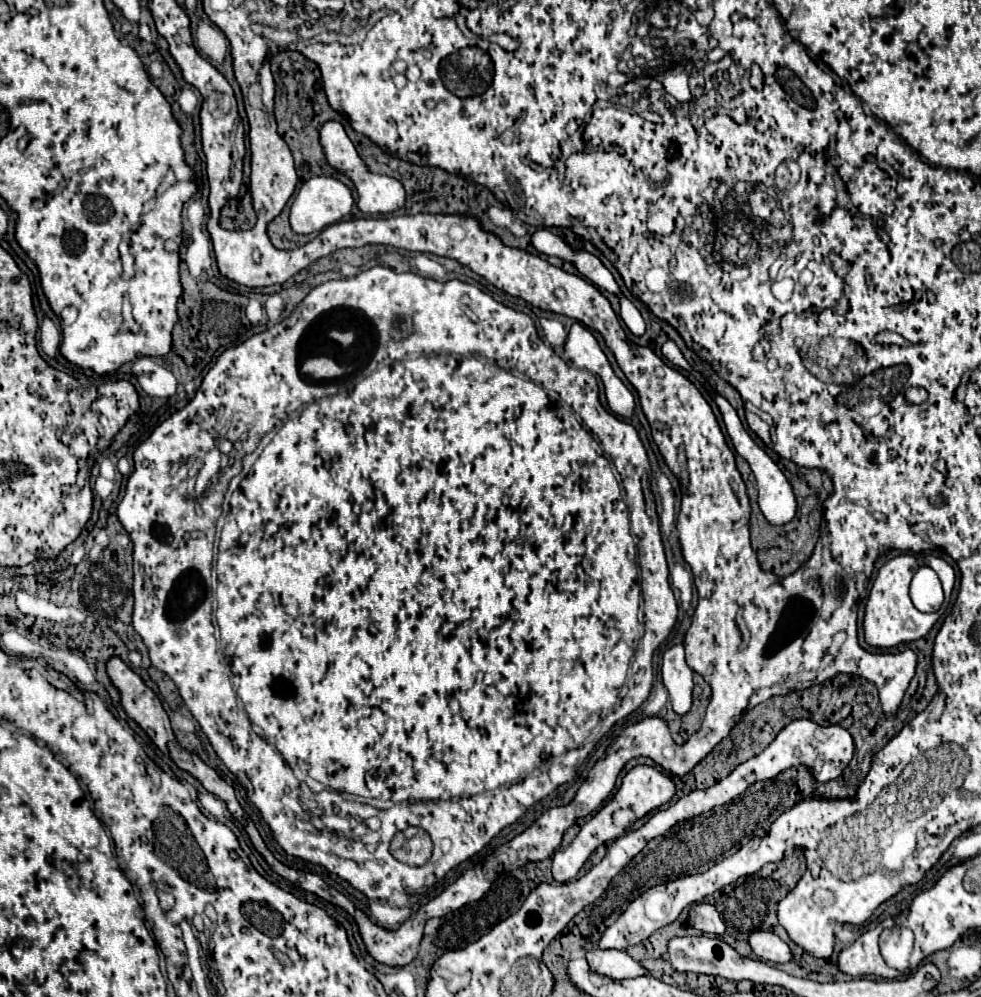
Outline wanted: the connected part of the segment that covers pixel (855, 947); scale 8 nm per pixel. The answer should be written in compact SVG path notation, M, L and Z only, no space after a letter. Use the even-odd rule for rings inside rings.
M890 917L883 923L879 923L875 929L869 929L867 933L863 933L853 945L849 945L847 949L843 949L839 953L839 969L853 977L857 977L857 975L875 975L875 977L883 977L883 979L901 977L903 975L901 971L891 969L883 961L883 957L879 953L879 945L877 945L881 931L894 926L894 918Z

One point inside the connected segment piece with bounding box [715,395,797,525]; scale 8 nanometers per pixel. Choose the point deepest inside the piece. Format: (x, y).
(776, 501)

